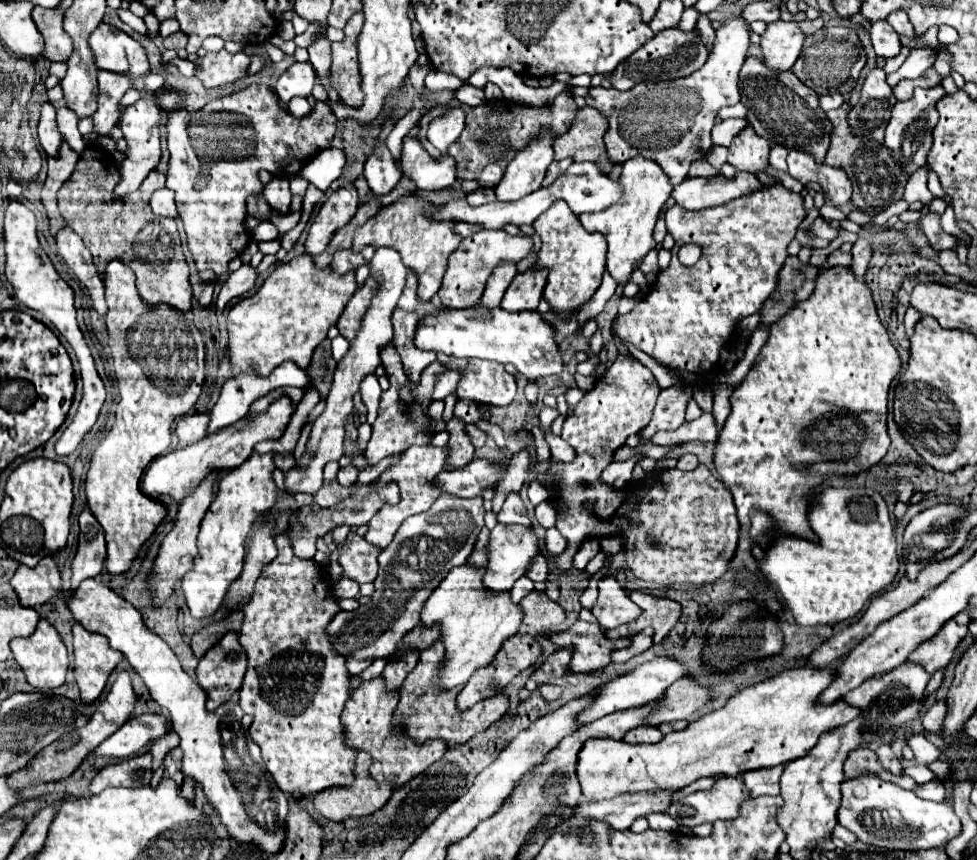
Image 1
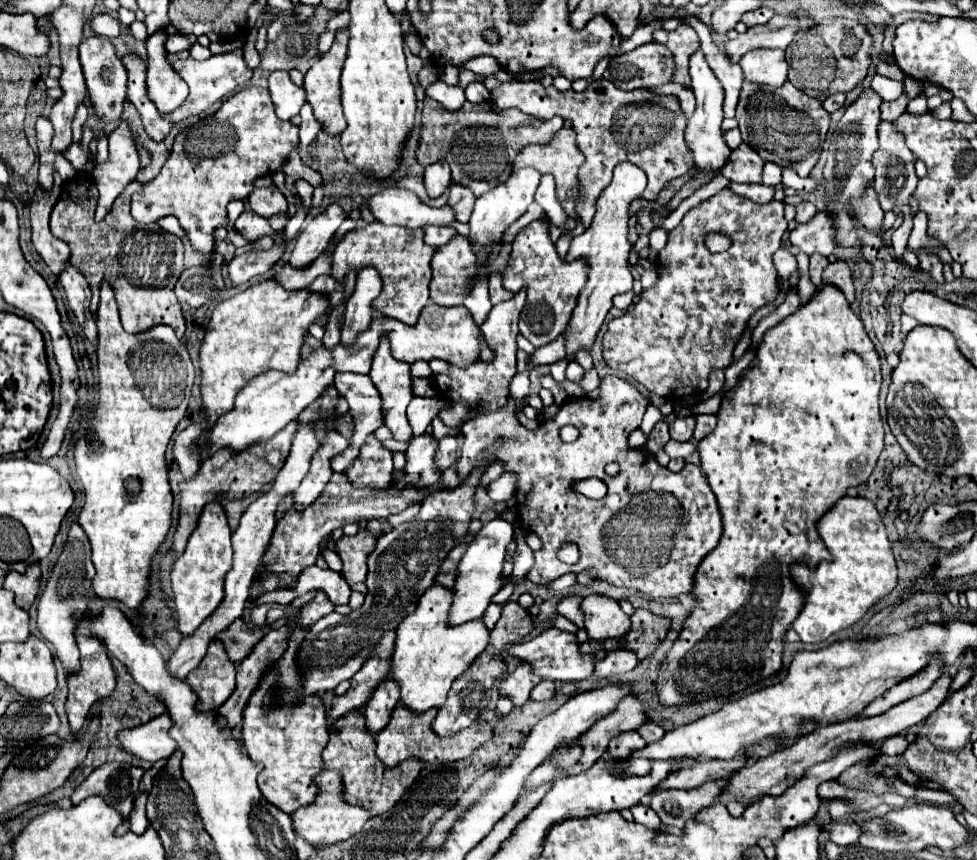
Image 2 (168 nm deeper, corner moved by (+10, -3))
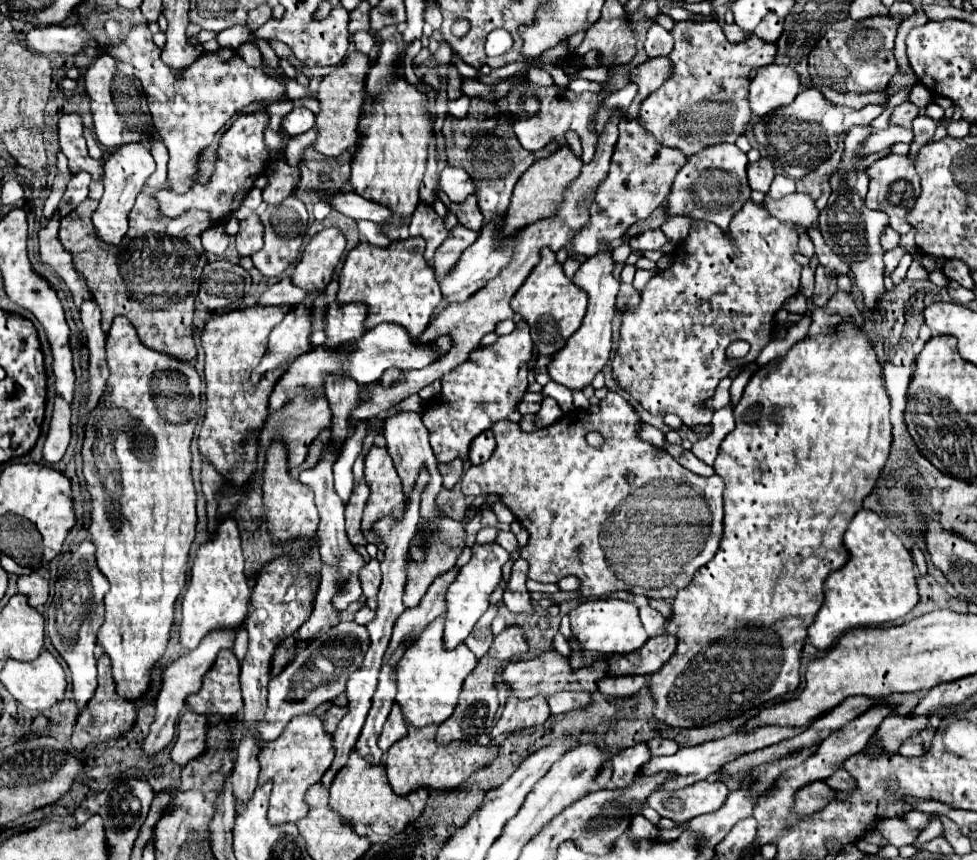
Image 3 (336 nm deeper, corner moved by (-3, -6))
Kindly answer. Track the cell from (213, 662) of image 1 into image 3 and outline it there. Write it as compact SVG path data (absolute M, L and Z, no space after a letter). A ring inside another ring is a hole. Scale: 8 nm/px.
M222 649L218 659L204 675L202 689L186 699L196 713L214 713L232 717L242 711L242 691L238 683L240 661L230 649Z

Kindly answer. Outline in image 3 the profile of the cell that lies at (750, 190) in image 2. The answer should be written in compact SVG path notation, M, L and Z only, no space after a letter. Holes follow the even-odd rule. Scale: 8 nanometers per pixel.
M790 193L778 201L766 195L766 209L770 211L770 215L780 219L782 223L790 223L790 227L802 229L804 233L810 227L816 227L818 213L820 213L816 209L814 199L806 193Z

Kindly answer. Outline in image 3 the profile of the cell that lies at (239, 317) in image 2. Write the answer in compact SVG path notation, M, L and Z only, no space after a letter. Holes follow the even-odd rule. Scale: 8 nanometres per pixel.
M248 307L244 311L230 311L224 315L216 315L210 321L204 323L200 331L200 343L206 353L206 363L204 363L204 381L206 381L206 417L198 435L198 447L200 453L220 471L220 475L234 483L236 487L246 487L250 479L254 479L252 467L258 471L258 445L254 443L254 435L262 429L262 423L268 417L268 397L270 391L274 389L276 381L280 379L282 371L272 371L266 373L262 381L254 383L252 381L252 369L260 363L267 351L267 343L270 332L274 325L278 325L284 315L290 311L290 307Z

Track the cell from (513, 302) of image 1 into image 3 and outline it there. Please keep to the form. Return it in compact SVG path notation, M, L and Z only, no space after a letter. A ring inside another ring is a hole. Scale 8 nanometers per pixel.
M520 321L510 335L500 337L494 345L474 349L468 361L442 377L440 395L428 401L424 405L424 413L420 413L430 431L430 445L438 463L450 463L454 459L466 461L472 439L490 429L496 421L506 419L516 409L528 387L530 359L530 329L524 321Z

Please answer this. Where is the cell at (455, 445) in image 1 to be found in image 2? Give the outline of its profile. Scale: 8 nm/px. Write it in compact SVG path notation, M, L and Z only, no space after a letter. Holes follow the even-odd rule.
M423 434L411 440L405 456L405 476L399 478L395 484L397 488L403 488L405 484L415 484L415 486L433 486L441 484L441 470L435 464L435 454L437 454L437 438L433 434Z

